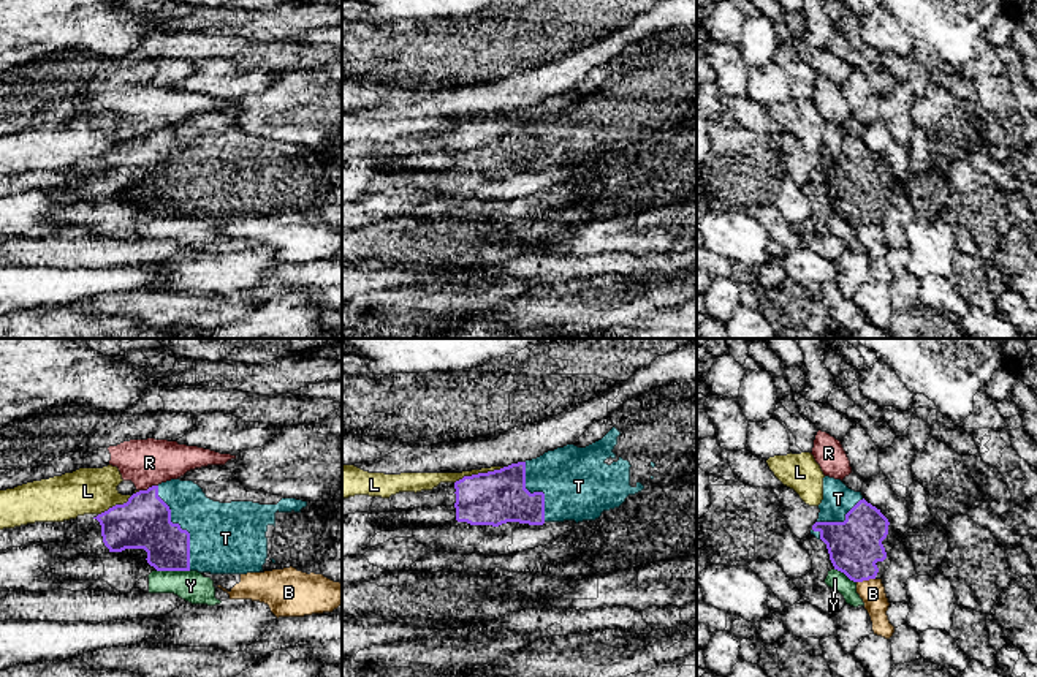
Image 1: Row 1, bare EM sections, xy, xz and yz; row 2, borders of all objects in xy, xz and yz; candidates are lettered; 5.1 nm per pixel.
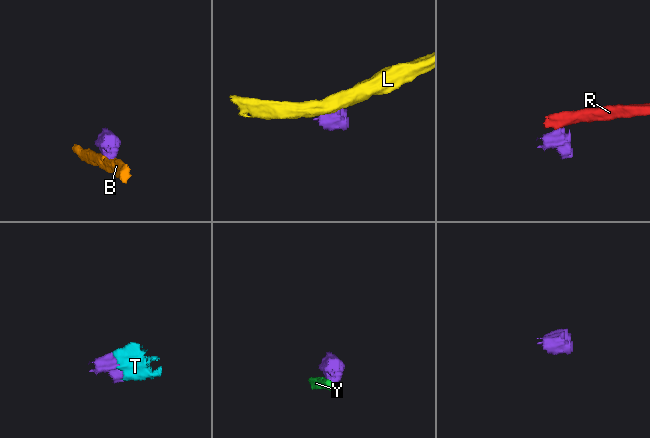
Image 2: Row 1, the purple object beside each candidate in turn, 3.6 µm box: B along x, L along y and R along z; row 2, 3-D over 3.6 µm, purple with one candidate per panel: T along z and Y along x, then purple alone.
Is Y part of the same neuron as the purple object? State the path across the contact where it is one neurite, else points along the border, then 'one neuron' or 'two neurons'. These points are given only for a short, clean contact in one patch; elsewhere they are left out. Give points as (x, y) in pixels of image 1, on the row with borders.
border xy (157, 570), (189, 571); two neurons

